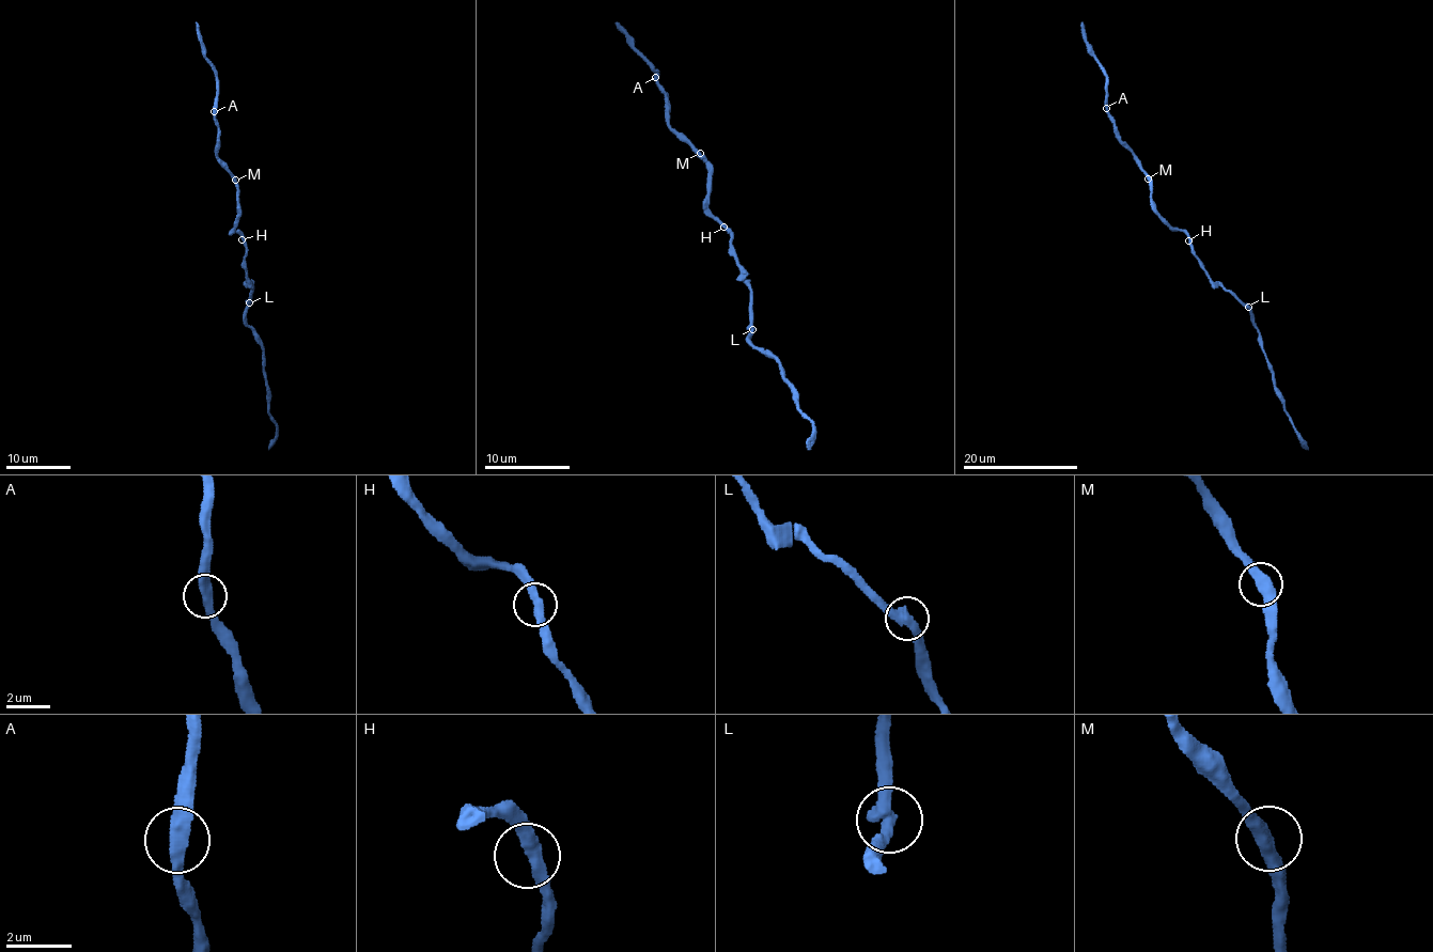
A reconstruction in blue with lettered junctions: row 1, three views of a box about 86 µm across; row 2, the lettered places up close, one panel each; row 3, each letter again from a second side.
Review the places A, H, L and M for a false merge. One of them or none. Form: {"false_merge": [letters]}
{"false_merge": []}

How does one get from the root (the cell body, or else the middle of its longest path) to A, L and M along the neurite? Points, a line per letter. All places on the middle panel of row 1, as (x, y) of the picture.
A: (726, 229), (707, 207), (705, 184), (709, 173), (704, 161), (668, 123), (665, 94), (655, 77)
L: (726, 229), (741, 279), (750, 291), (752, 329)
M: (726, 229), (707, 207), (705, 184), (709, 173), (700, 153)

